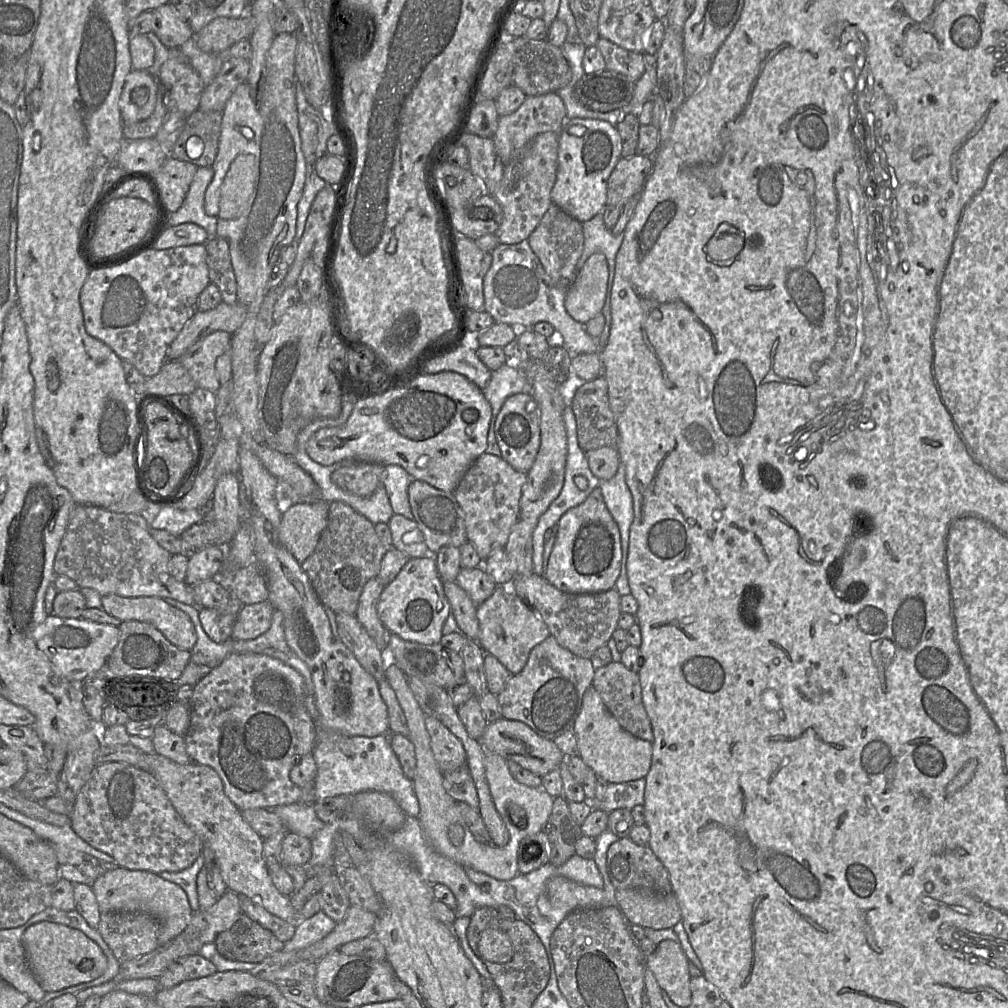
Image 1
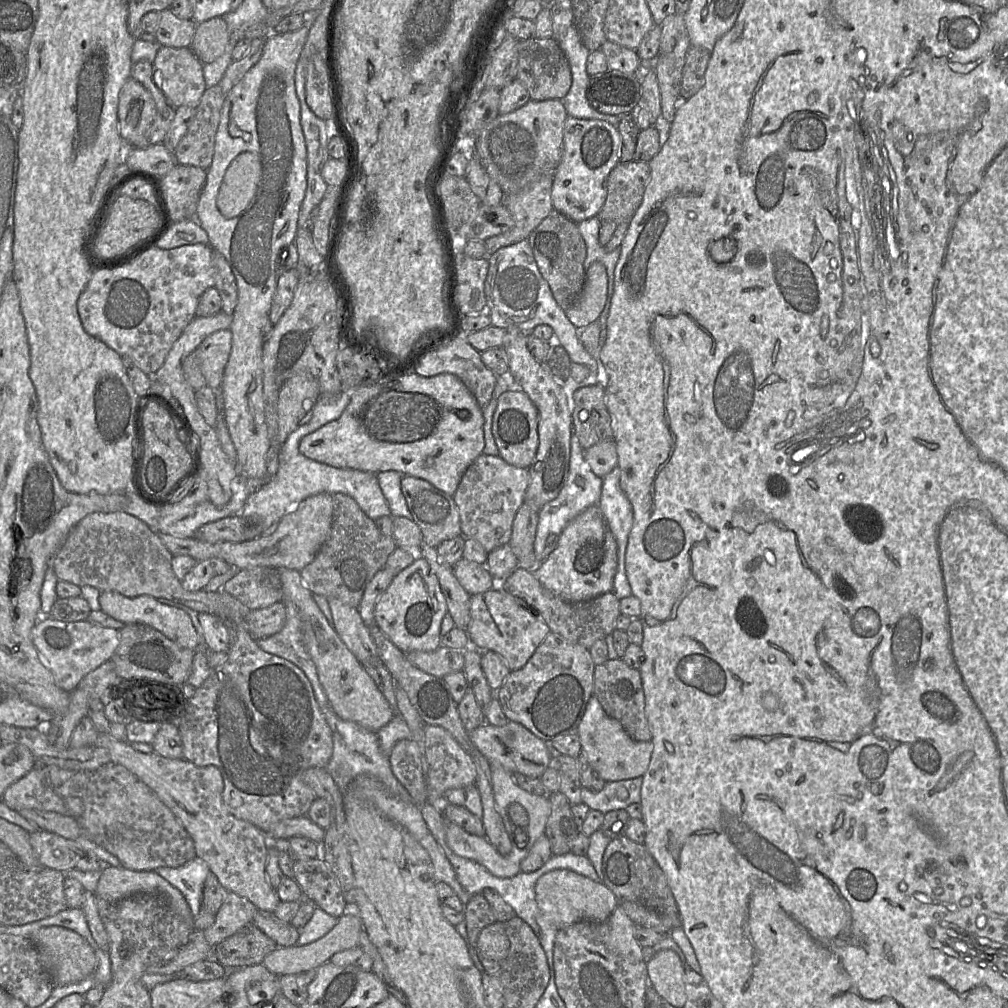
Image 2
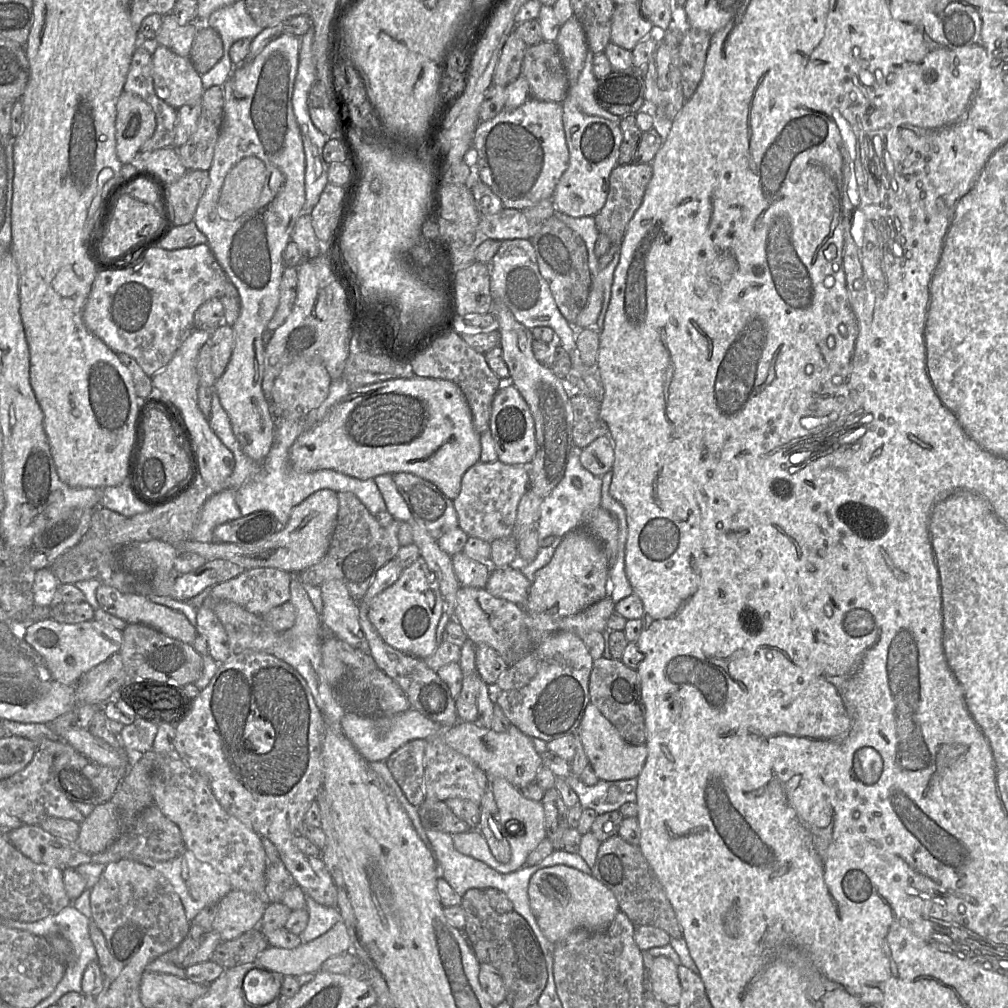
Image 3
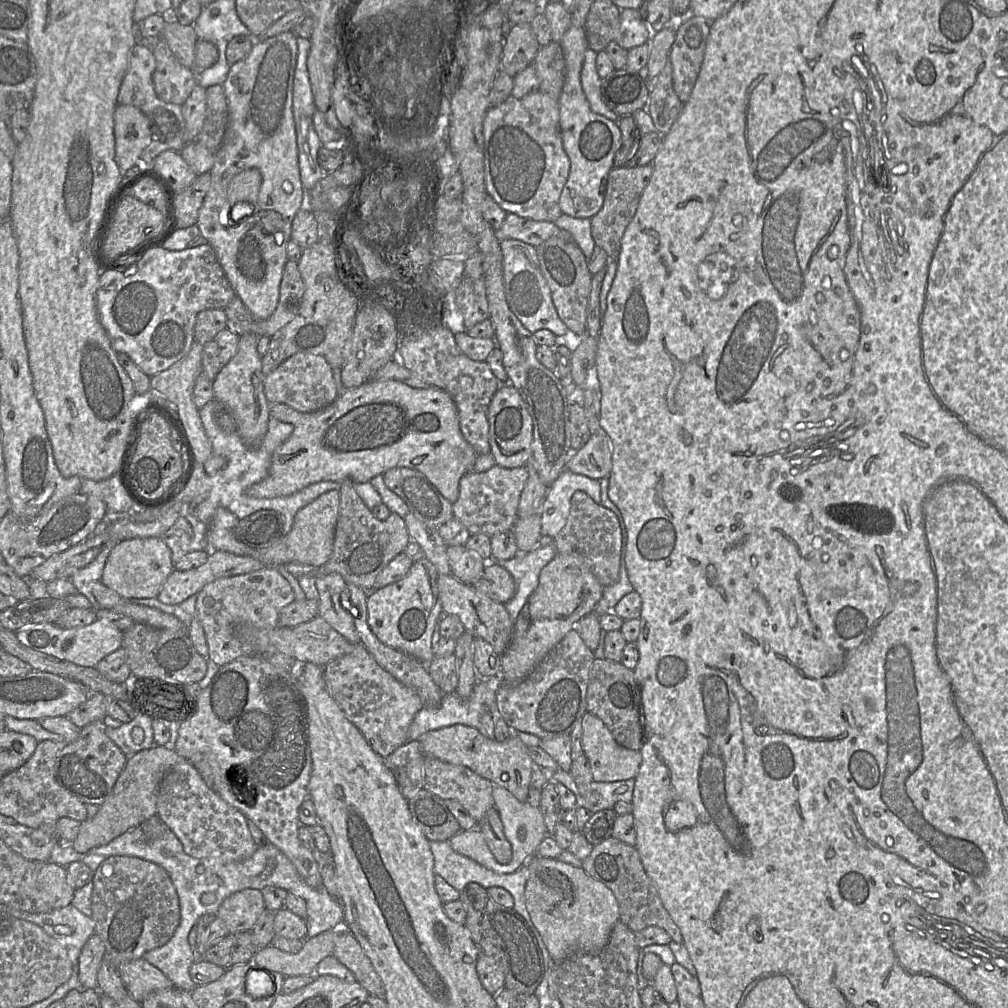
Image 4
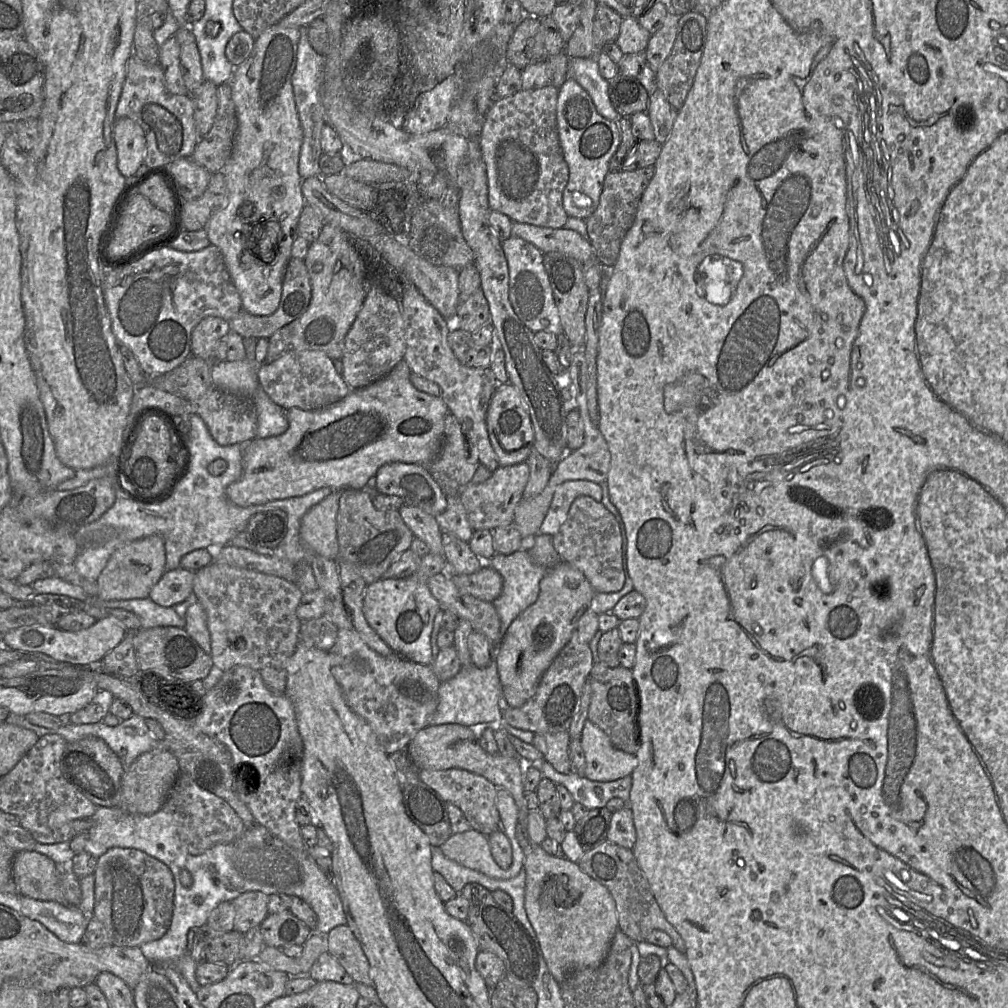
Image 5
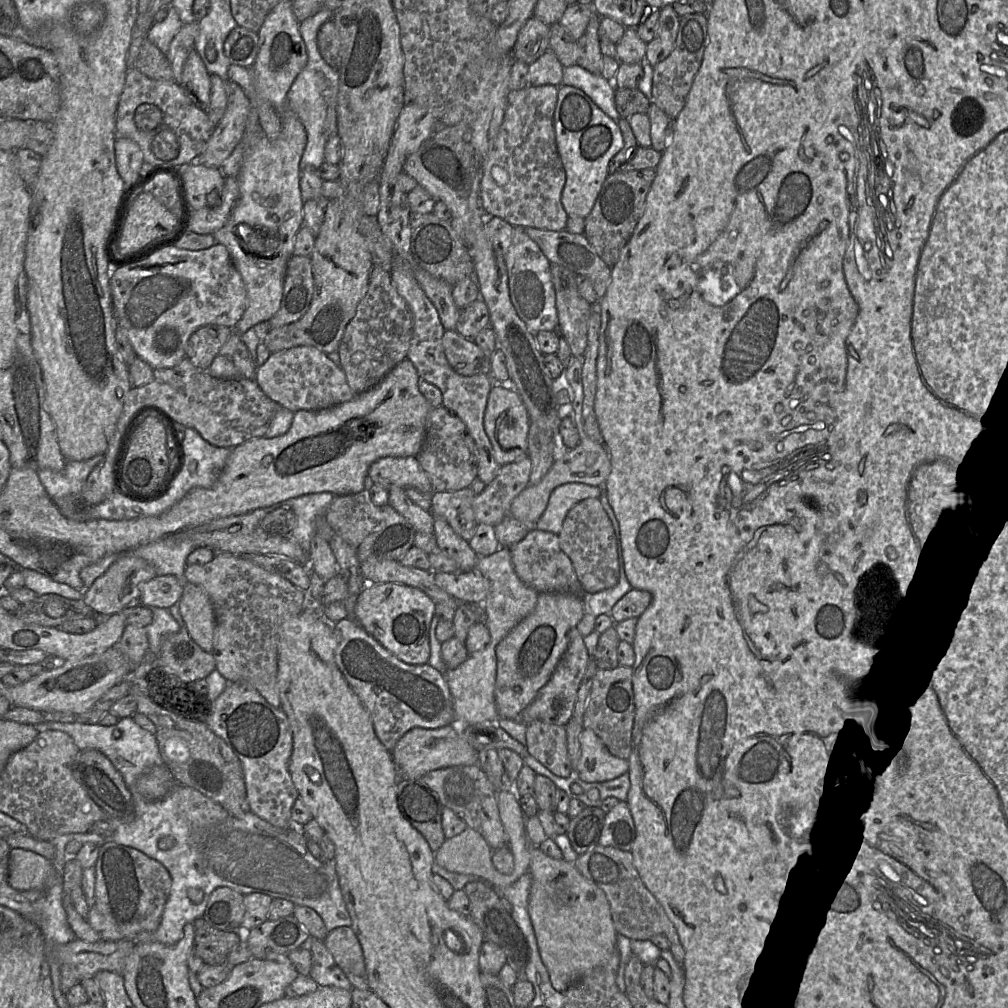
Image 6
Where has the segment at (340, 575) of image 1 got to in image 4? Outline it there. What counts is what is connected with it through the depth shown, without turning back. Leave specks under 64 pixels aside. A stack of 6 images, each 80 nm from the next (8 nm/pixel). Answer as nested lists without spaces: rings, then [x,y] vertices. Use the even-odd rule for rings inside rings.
[[[343,481],[339,488],[339,510],[334,531],[333,550],[324,564],[316,567],[315,576],[338,573],[346,583],[372,590],[380,571],[396,556],[404,552],[410,535],[401,516],[390,512],[386,519],[376,518],[351,485]]]

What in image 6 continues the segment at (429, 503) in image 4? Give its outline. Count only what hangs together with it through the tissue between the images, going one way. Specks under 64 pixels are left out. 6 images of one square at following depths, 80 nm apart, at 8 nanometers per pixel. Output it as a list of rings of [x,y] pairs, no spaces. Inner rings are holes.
[[[414,456],[380,458],[370,465],[367,476],[386,490],[396,485],[433,493],[427,474]]]

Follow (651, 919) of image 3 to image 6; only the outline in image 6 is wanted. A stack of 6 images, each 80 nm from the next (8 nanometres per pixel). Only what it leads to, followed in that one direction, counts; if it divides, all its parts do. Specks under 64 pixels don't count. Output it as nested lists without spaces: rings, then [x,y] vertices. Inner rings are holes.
[[[597,845],[578,856],[573,864],[584,877],[605,893],[617,933],[630,940],[650,940],[655,935],[663,934],[670,942],[670,951],[675,960],[684,969],[685,952],[677,930],[662,905],[642,882],[633,864],[631,851]]]

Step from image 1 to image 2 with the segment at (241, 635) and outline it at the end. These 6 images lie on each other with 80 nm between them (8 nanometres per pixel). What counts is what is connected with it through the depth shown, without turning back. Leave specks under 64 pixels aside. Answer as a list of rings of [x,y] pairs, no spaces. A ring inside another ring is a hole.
[[[283,602],[268,607],[250,610],[245,617],[247,630],[255,639],[261,639],[279,632],[286,621],[286,608]]]

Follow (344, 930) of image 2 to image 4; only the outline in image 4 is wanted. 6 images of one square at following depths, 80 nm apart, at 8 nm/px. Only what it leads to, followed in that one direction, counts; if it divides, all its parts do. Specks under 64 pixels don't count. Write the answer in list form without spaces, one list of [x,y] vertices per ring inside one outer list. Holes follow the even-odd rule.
[[[328,930],[312,938],[302,939],[303,947],[297,953],[287,953],[268,945],[257,950],[252,962],[261,969],[278,972],[285,977],[313,975],[317,964],[333,955],[337,930]]]

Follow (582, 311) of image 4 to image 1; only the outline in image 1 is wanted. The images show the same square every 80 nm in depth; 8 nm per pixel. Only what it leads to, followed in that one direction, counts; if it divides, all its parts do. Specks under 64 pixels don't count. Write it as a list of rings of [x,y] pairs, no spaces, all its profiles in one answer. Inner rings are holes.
[[[552,203],[528,238],[531,249],[539,258],[544,270],[556,286],[569,288],[575,280],[577,274],[576,264],[584,249],[582,224]]]

